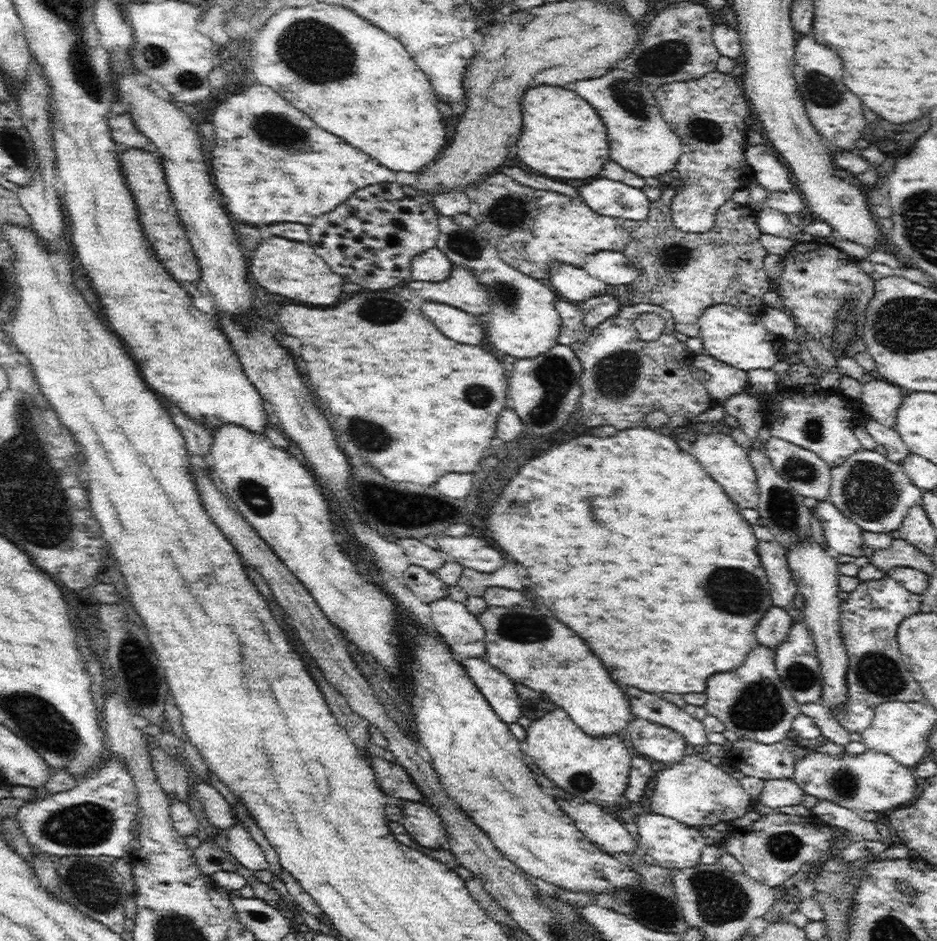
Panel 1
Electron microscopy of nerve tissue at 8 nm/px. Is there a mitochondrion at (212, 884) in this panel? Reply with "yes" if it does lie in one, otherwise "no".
no

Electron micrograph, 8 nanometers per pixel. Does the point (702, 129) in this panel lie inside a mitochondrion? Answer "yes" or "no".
yes

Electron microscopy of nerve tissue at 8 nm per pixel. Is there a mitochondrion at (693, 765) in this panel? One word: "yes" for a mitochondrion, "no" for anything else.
no

